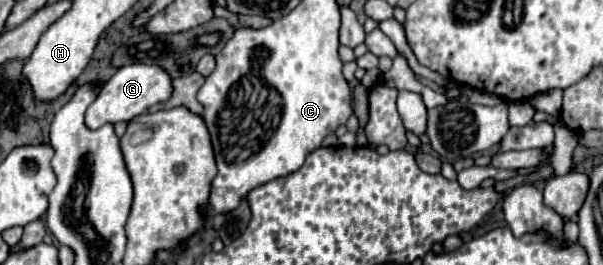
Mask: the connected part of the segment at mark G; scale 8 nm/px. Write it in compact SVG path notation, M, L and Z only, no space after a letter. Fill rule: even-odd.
M134 63L134 65L126 65L120 67L116 71L116 75L112 75L102 91L98 93L96 101L88 107L86 111L86 125L90 129L98 129L104 123L118 123L118 121L130 121L136 115L146 113L148 107L168 101L172 95L172 79L168 75L166 69L158 67L158 65L144 65L144 63Z

